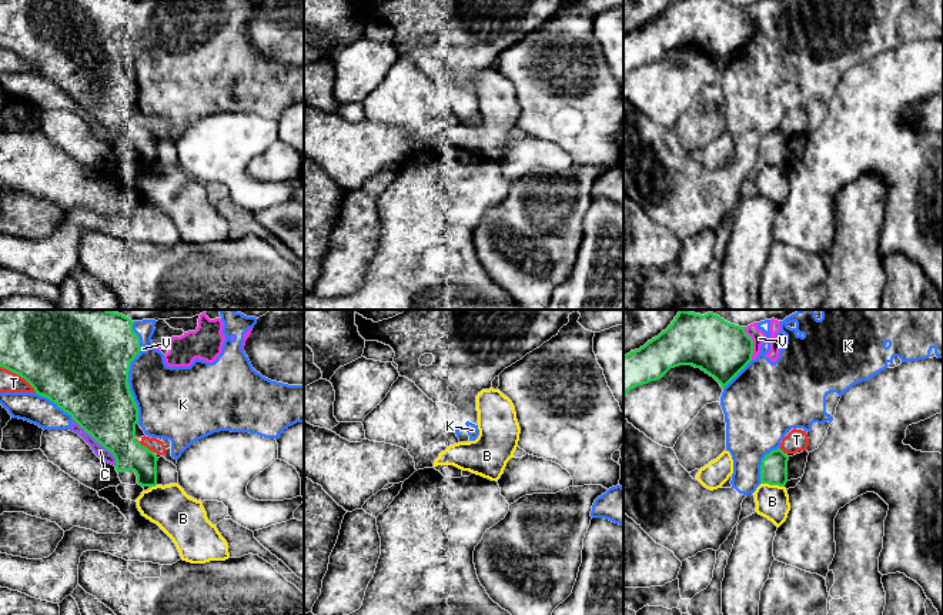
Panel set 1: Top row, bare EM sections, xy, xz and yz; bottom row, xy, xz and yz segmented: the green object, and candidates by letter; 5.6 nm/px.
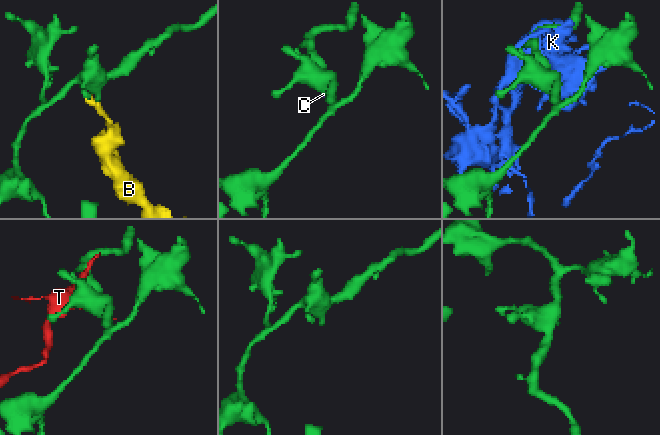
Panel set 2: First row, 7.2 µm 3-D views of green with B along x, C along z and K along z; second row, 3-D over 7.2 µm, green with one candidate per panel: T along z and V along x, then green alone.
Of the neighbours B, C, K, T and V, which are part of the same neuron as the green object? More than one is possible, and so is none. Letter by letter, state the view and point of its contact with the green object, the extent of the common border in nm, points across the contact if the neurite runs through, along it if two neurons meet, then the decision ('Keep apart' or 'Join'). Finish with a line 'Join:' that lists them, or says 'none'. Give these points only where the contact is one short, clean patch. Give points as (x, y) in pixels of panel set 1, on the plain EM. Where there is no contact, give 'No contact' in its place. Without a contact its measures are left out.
B: Touches green at yz (772, 164). Shared border 140 nm. Keep apart
C: Touches green at xy (99, 123). Shared border 360 nm. Boundary: xy (73, 99), (113, 136), (114, 146). Keep apart
K: Touches green at xy (129, 67). Shared border 420 nm. Keep apart
T: Touches green at xy (19, 54). Shared border 260 nm. Keep apart
V: Touches green at yz (752, 23). Shared border 190 nm. Boundary: yz (743, 7), (752, 20), (752, 39). Keep apart
Join: none

